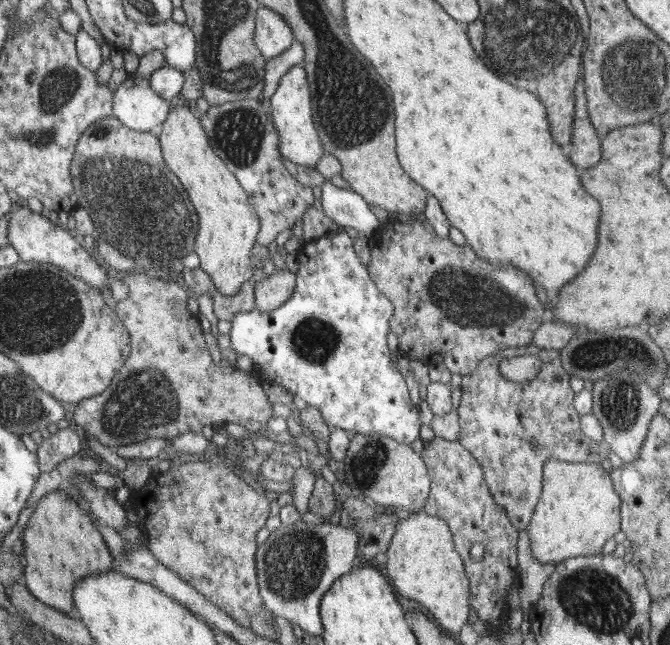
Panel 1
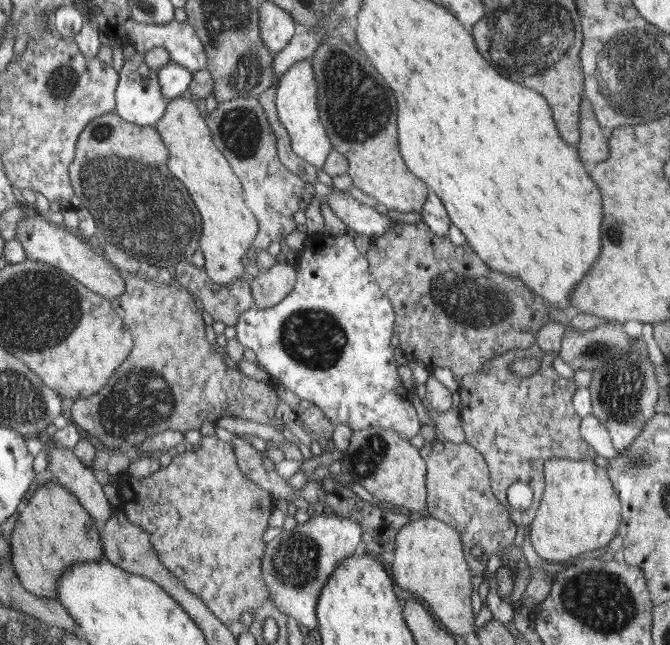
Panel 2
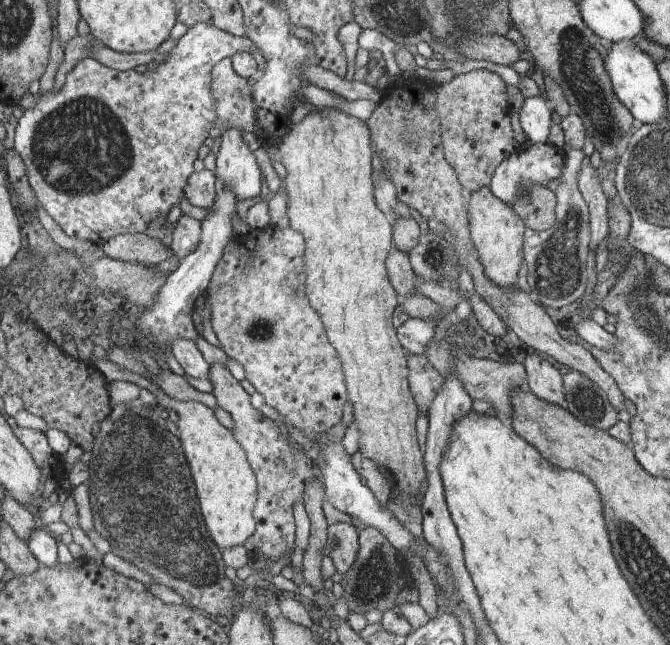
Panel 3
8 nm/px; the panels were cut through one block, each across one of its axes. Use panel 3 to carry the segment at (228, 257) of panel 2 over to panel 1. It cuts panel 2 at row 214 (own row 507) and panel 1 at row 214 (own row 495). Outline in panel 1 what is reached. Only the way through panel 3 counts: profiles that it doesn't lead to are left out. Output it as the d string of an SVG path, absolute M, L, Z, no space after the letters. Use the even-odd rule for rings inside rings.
M175 101L172 110L164 122L160 133L160 143L163 146L163 156L167 160L167 165L178 175L180 182L187 187L188 194L191 195L200 220L200 232L196 235L195 251L200 259L200 268L210 275L214 286L221 296L234 296L243 282L252 276L252 246L258 236L258 228L262 224L258 222L256 211L248 200L247 192L240 186L238 179L228 170L227 165L215 154L214 148L208 144L207 131L203 125L194 118L184 101Z

